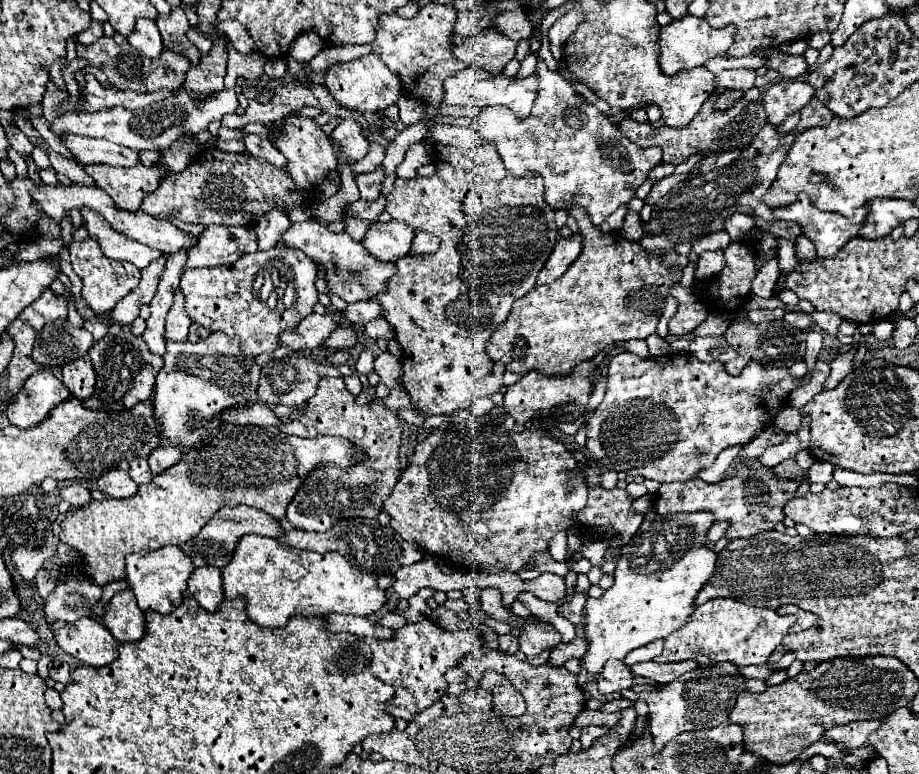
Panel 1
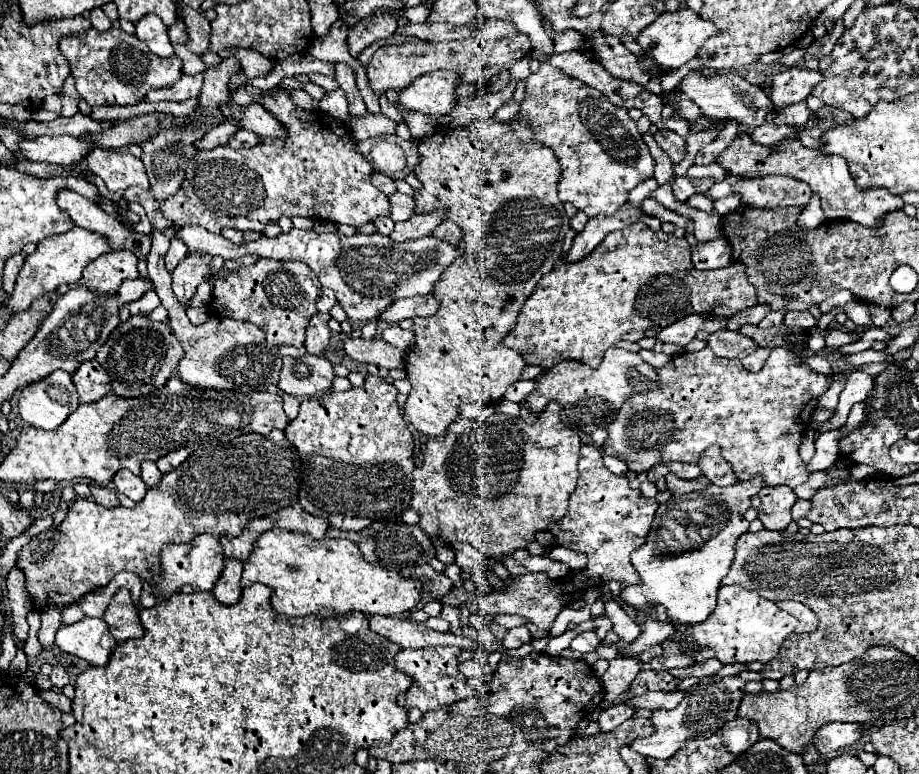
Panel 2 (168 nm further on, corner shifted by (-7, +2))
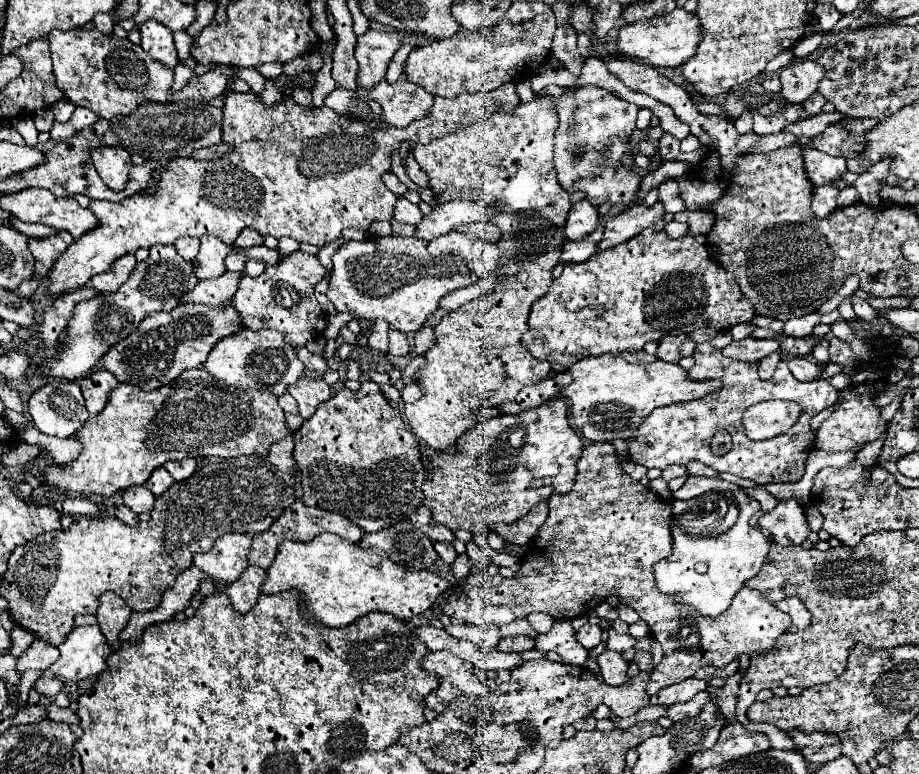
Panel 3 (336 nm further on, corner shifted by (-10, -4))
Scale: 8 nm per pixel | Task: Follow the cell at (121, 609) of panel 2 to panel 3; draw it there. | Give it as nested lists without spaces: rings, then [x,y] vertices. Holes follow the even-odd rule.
[[[103,593],[99,597],[99,609],[97,609],[95,617],[99,621],[101,633],[105,635],[107,643],[113,651],[119,649],[119,633],[123,631],[123,627],[127,627],[131,613],[133,611],[125,605],[125,601],[119,595]]]

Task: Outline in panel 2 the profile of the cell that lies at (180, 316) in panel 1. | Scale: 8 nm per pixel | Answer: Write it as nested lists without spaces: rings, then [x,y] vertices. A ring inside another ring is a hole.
[[[188,253],[188,257],[184,257],[184,261],[172,271],[172,289],[178,297],[178,301],[182,303],[184,309],[188,309],[190,299],[196,293],[196,287],[206,279],[206,275],[210,273],[208,263],[210,263],[210,255],[192,255]]]

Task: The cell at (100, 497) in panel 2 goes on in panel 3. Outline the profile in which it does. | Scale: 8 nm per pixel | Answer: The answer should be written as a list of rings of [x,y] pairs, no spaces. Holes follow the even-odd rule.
[[[121,505],[121,507],[115,509],[115,517],[121,519],[123,523],[127,523],[127,525],[135,525],[135,523],[139,523],[139,515],[133,513],[133,511],[131,511],[129,507],[125,507],[125,505]]]

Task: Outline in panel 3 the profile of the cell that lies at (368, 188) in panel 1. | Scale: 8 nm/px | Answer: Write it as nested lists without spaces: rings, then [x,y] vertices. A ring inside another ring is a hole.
[[[385,173],[385,175],[383,175],[383,183],[385,183],[397,197],[401,197],[401,195],[405,193],[405,185],[403,185],[393,173]]]

